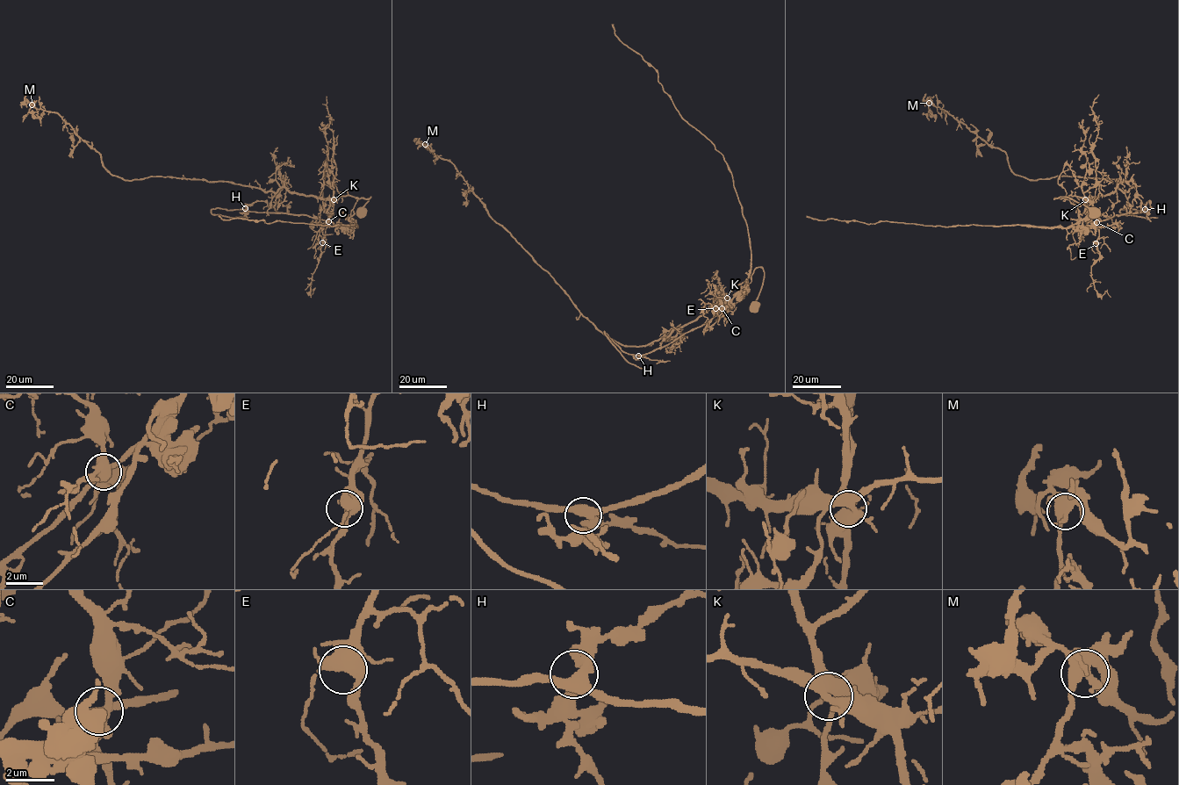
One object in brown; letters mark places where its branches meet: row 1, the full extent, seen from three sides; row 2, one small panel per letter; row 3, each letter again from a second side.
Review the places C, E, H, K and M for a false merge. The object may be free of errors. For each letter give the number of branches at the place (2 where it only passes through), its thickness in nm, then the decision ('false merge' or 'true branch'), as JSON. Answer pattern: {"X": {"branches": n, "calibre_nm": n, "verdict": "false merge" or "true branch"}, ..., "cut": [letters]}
{"C": {"branches": 5, "calibre_nm": 460, "verdict": "false merge"}, "E": {"branches": 5, "calibre_nm": 440, "verdict": "true branch"}, "H": {"branches": 4, "calibre_nm": 440, "verdict": "true branch"}, "K": {"branches": 5, "calibre_nm": 400, "verdict": "true branch"}, "M": {"branches": 5, "calibre_nm": 460, "verdict": "true branch"}, "cut": ["C"]}

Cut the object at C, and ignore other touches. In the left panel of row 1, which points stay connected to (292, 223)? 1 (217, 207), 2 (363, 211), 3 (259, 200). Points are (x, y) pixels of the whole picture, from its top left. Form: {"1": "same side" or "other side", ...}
{"1": "same side", "2": "other side", "3": "same side"}

